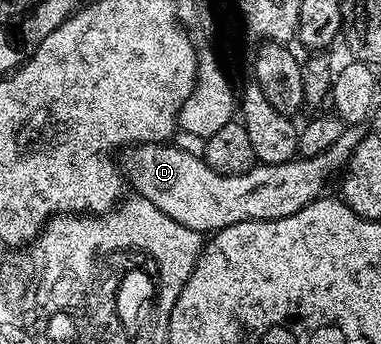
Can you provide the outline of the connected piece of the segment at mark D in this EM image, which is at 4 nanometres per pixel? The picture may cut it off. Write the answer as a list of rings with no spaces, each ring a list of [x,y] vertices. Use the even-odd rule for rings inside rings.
[[[359,127],[344,128],[341,139],[329,147],[321,155],[312,157],[299,157],[293,161],[286,161],[280,165],[256,164],[248,173],[238,173],[237,175],[221,175],[209,167],[202,156],[190,153],[187,149],[178,149],[175,143],[148,143],[146,145],[136,145],[128,148],[121,157],[121,169],[138,196],[149,199],[157,211],[165,211],[169,219],[177,219],[185,227],[204,235],[214,234],[220,229],[229,227],[233,223],[242,221],[276,221],[282,217],[293,215],[301,211],[310,201],[315,201],[324,192],[327,180],[331,176],[338,174],[346,166],[352,151],[357,147],[357,143],[365,136],[364,130]]]

